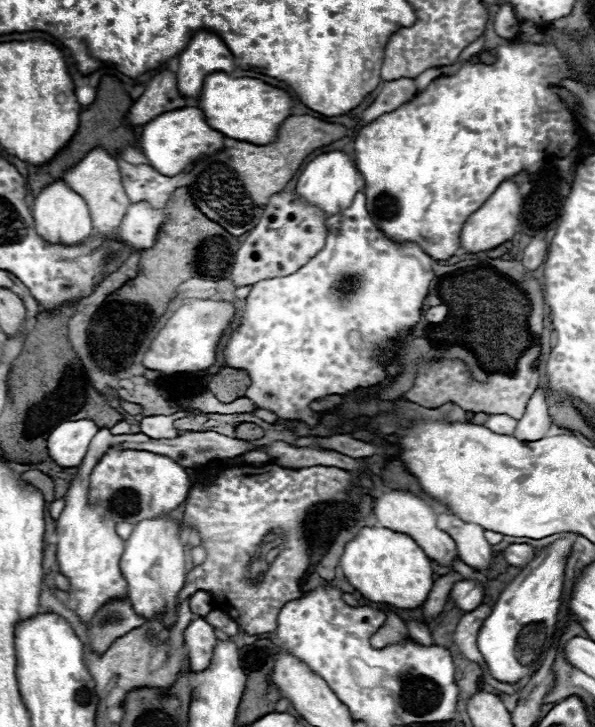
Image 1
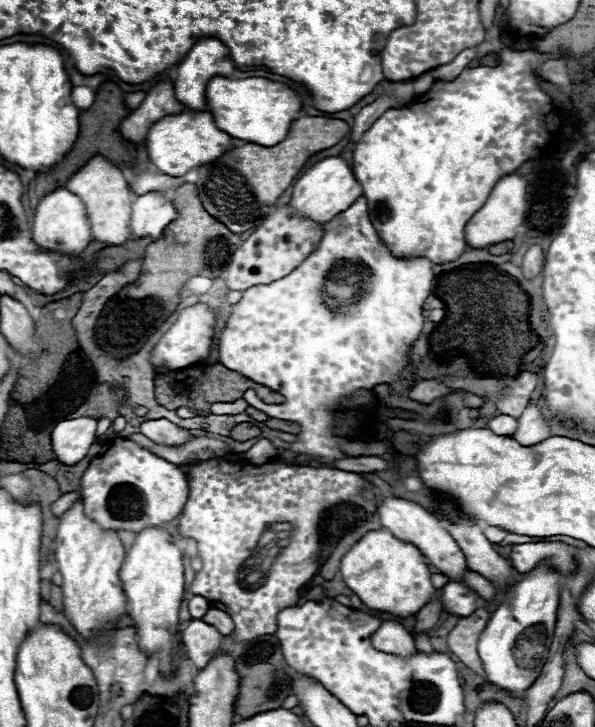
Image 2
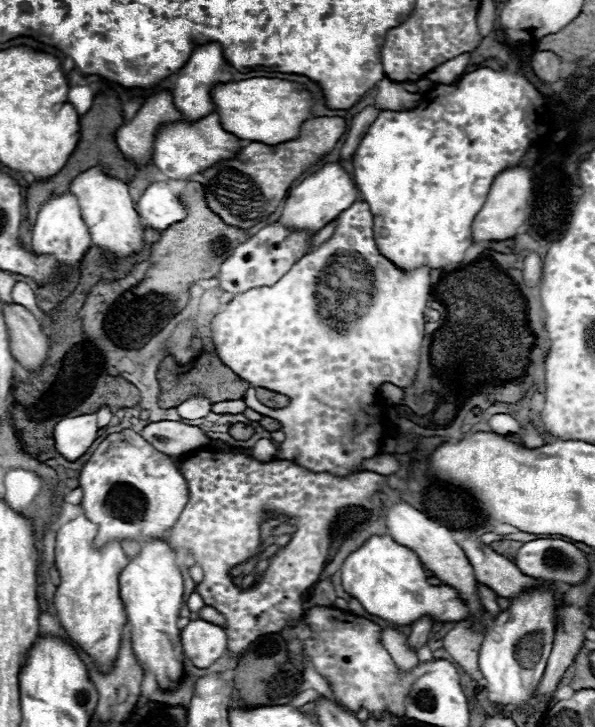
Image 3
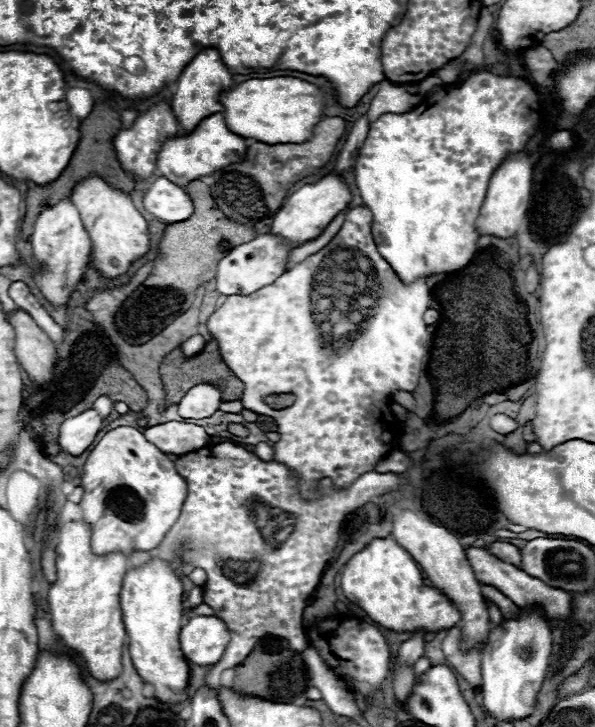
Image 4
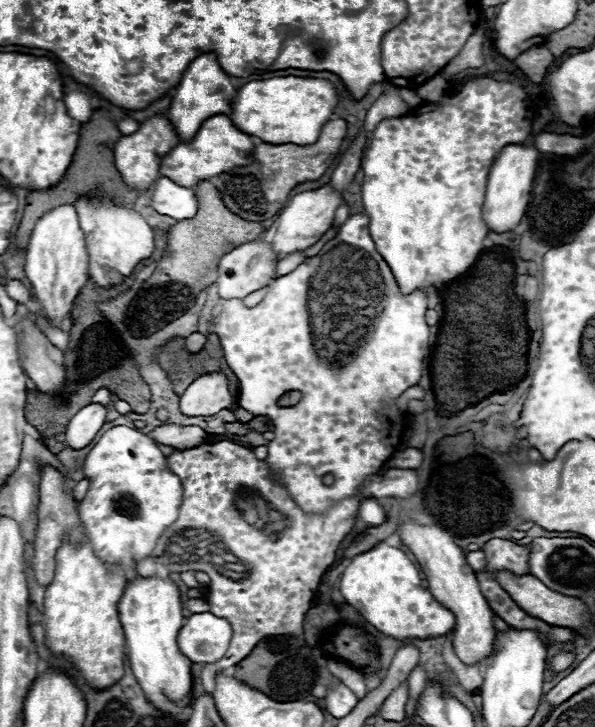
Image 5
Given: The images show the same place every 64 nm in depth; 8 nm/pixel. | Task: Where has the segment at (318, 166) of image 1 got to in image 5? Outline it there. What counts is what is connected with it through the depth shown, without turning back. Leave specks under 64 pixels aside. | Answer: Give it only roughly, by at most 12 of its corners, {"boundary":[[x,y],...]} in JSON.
{"boundary":[[304,190],[276,214],[262,240],[280,260],[330,228],[344,194]]}

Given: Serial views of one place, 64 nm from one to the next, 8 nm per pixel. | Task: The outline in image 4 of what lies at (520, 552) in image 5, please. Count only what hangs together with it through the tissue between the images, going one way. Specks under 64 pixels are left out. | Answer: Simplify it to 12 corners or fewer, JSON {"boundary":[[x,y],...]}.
{"boundary":[[494,542],[488,550],[504,562],[520,566],[520,550],[506,542]]}

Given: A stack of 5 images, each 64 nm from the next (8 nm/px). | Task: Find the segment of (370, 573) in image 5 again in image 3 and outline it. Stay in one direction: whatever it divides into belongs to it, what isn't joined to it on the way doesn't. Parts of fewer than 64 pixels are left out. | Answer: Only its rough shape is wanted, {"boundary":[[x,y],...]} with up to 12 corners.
{"boundary":[[370,536],[342,586],[394,626],[468,618],[452,586],[428,584],[416,552]]}

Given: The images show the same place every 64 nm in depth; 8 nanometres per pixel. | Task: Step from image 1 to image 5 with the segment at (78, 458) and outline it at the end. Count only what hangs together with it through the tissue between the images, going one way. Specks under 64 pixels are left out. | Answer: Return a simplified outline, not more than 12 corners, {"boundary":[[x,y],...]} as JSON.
{"boundary":[[88,404],[64,430],[64,444],[88,446],[108,410]]}

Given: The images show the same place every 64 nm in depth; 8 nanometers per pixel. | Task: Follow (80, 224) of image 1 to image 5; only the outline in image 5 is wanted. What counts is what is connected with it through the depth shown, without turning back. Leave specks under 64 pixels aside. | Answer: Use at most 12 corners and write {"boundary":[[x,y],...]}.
{"boundary":[[76,208],[36,222],[26,252],[32,296],[54,326],[88,280]]}

